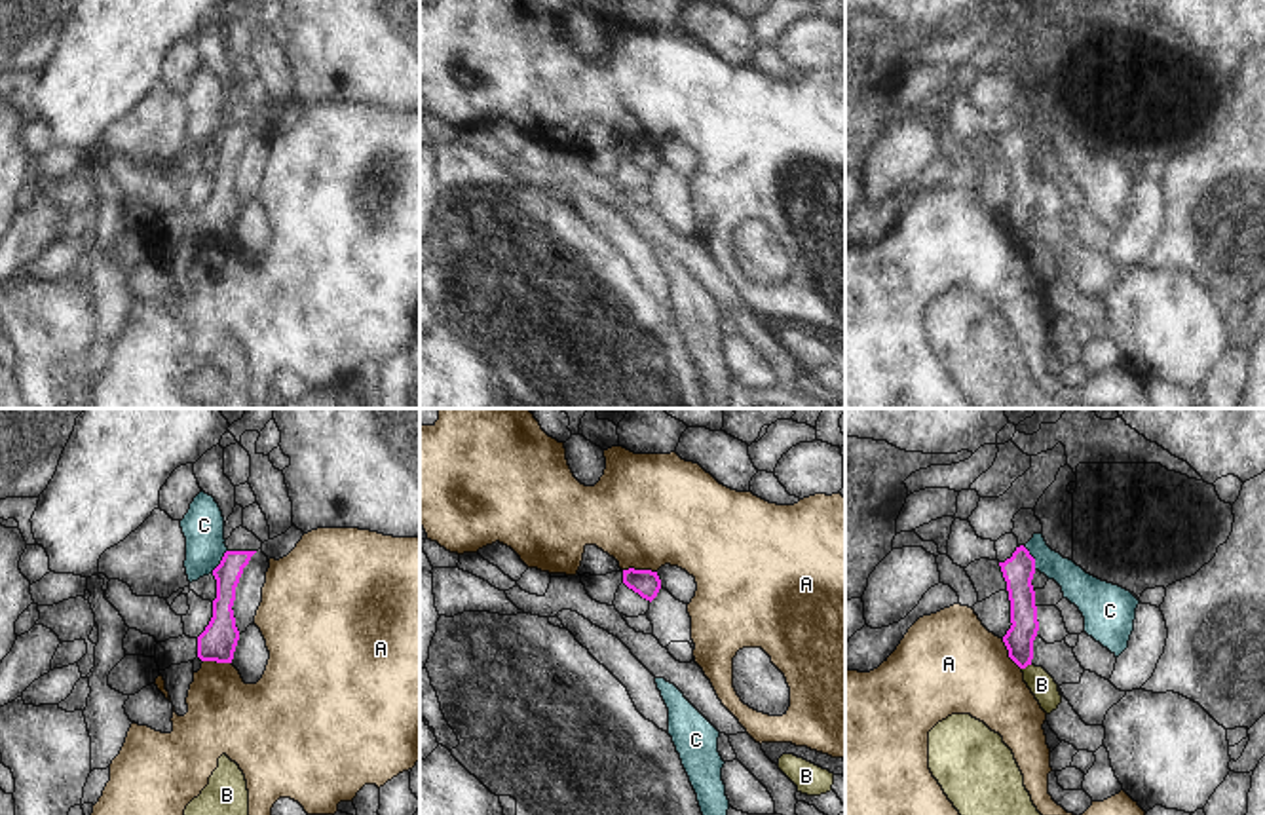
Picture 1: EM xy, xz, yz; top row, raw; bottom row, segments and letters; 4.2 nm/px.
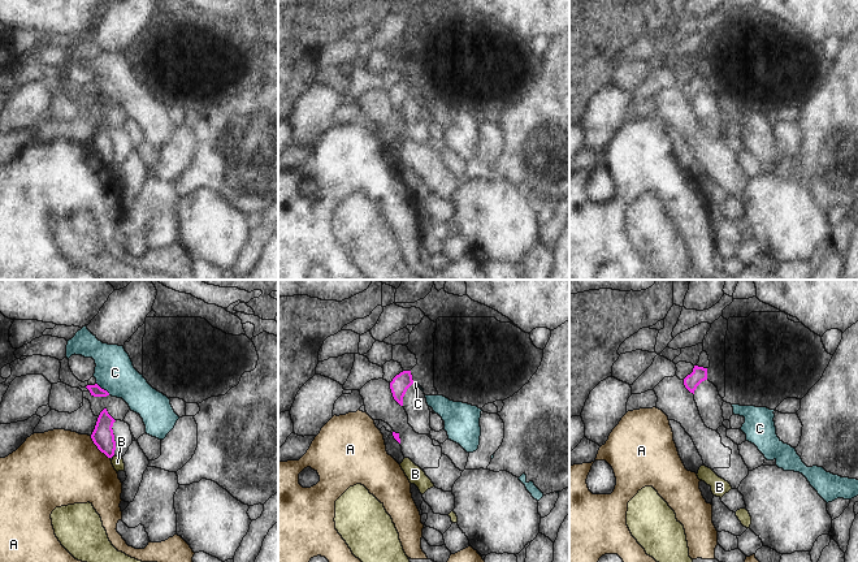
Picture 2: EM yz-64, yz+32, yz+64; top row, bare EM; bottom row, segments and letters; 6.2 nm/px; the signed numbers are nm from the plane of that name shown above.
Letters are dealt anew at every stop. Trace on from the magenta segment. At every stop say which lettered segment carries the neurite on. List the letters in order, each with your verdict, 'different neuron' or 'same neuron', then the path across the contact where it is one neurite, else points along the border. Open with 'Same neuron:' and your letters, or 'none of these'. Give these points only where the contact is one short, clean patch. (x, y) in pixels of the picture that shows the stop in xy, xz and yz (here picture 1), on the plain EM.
Same neuron: none of these
A: different neuron
B: different neuron; border along yz (1030, 238), (1022, 244)
C: different neuron; border along yz (1022, 120), (1034, 133), (1036, 143)

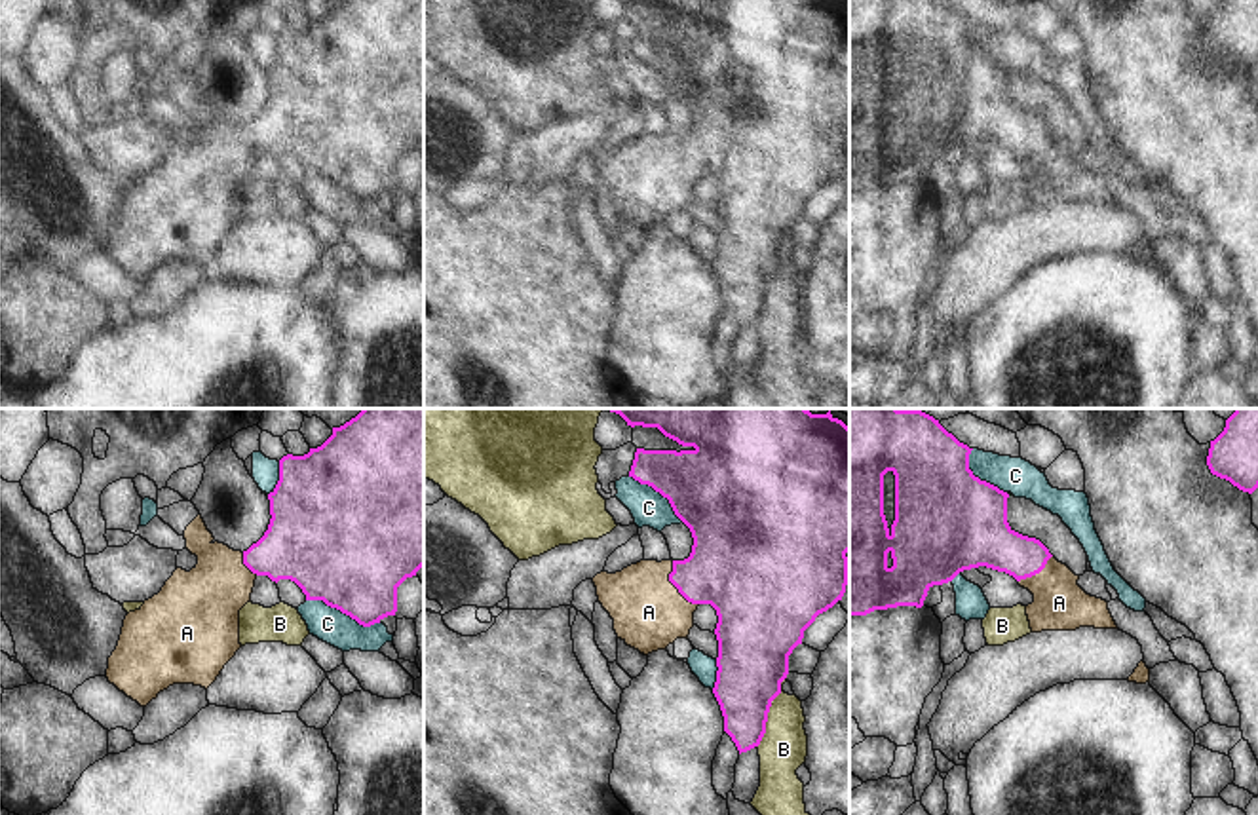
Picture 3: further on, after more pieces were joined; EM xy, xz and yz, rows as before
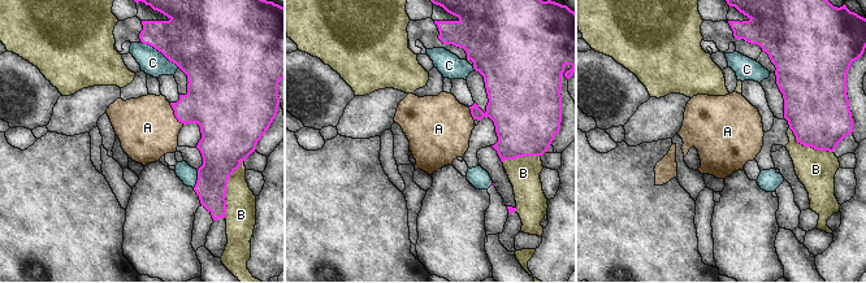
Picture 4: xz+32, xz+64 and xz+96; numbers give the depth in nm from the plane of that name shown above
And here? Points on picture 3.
Same neuron: A
A: same neuron; runs through xz (730, 143), (673, 158), (648, 187)
B: different neuron
C: different neuron

